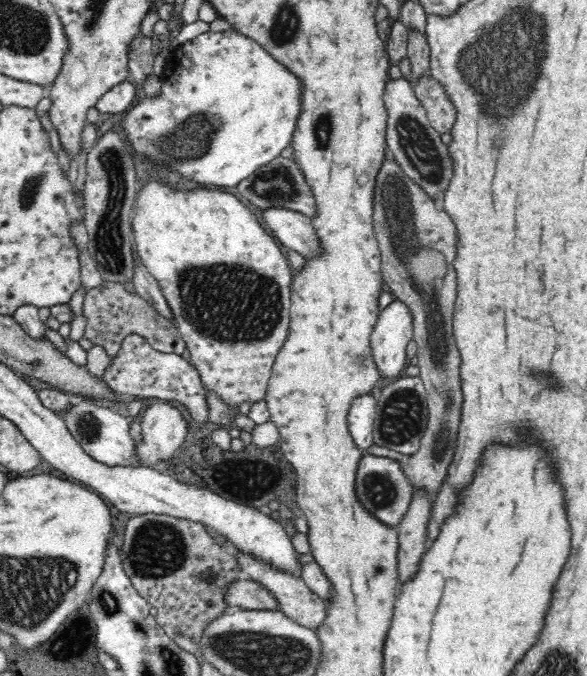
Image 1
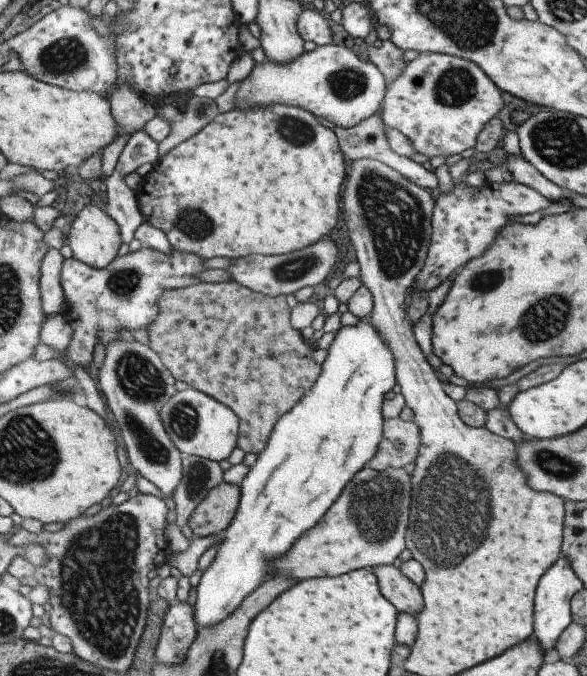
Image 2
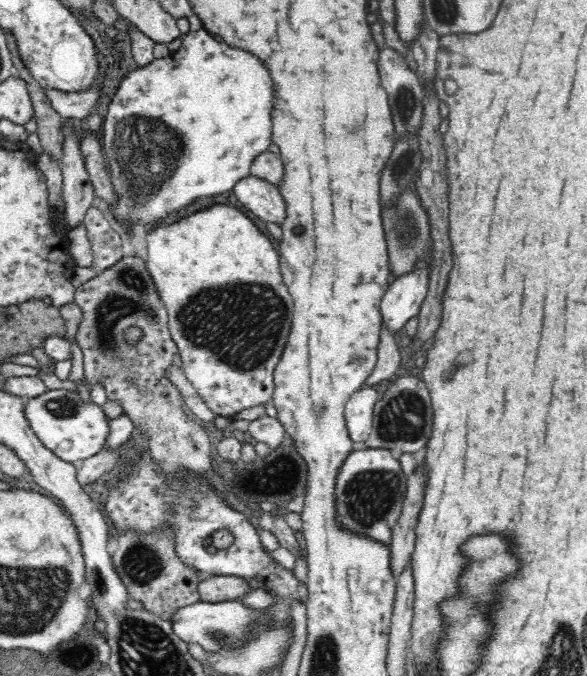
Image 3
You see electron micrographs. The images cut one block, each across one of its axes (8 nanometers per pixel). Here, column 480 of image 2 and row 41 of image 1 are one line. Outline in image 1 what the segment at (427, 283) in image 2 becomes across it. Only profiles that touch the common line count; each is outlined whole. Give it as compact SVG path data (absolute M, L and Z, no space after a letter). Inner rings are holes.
M234 28L222 32L209 29L174 48L163 72L161 96L141 99L122 120L130 148L146 159L162 160L171 171L193 182L234 187L291 146L303 112L303 80L252 37Z

